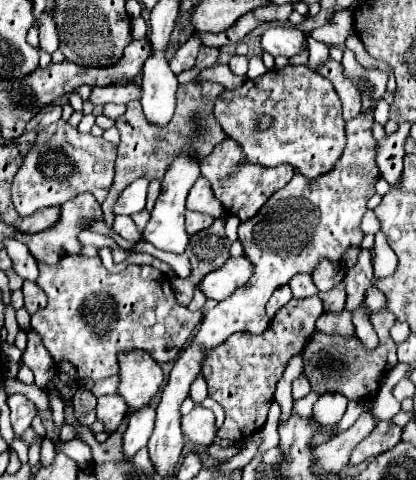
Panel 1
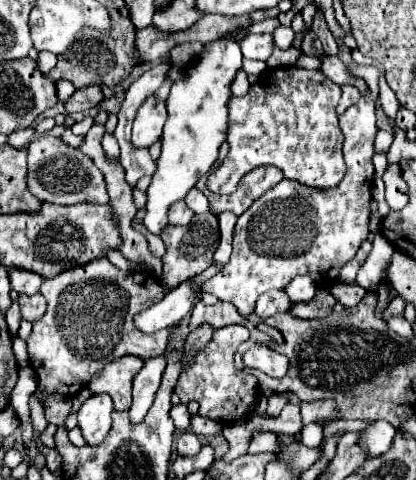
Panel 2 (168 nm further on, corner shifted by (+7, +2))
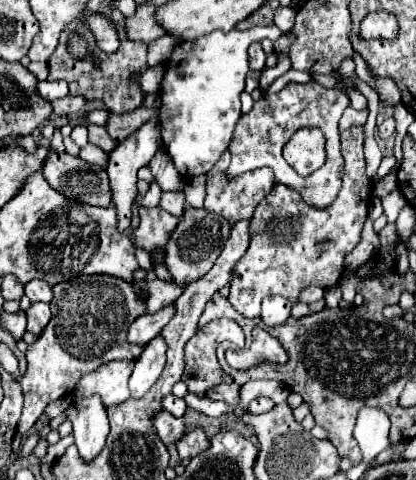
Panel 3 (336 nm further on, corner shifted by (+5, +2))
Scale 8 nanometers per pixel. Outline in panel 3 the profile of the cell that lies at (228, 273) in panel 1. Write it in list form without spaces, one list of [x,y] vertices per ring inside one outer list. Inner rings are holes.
[[[169,304],[169,306],[163,306],[157,314],[139,316],[131,324],[127,338],[131,340],[131,344],[139,344],[139,346],[147,344],[151,338],[155,338],[167,326],[167,322],[173,318],[173,314],[175,314],[175,306]]]

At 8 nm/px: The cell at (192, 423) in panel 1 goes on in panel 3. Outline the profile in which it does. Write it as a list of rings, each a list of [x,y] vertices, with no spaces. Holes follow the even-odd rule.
[[[167,394],[167,398],[163,398],[163,410],[167,410],[167,412],[171,412],[173,416],[181,418],[181,416],[185,414],[187,406],[185,406],[185,400],[183,400],[183,398],[177,398],[177,396],[173,396],[173,394]]]

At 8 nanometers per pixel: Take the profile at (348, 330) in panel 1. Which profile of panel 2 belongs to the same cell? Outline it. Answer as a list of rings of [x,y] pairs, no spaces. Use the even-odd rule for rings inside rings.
[[[317,290],[317,296],[311,300],[311,302],[301,302],[301,304],[295,304],[291,314],[295,314],[297,318],[325,318],[333,312],[333,298],[323,292],[323,290]]]

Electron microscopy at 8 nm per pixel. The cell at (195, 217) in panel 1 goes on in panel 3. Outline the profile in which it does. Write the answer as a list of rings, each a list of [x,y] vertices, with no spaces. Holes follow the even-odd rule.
[[[181,190],[179,192],[163,192],[159,206],[163,210],[167,210],[169,214],[181,218],[183,216],[183,210],[185,210],[185,194]]]

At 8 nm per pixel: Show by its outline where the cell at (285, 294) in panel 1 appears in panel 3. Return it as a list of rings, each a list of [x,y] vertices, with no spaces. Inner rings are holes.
[[[279,296],[265,298],[261,308],[261,320],[265,326],[283,324],[289,318],[289,310],[291,310],[291,302],[287,302],[285,298],[279,298]]]

